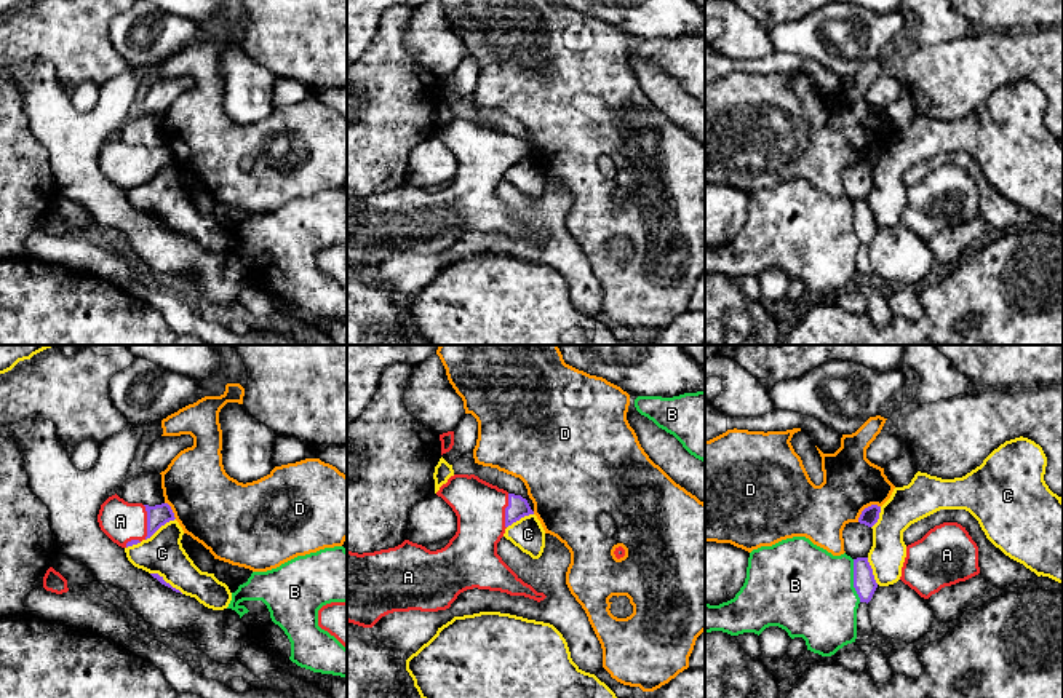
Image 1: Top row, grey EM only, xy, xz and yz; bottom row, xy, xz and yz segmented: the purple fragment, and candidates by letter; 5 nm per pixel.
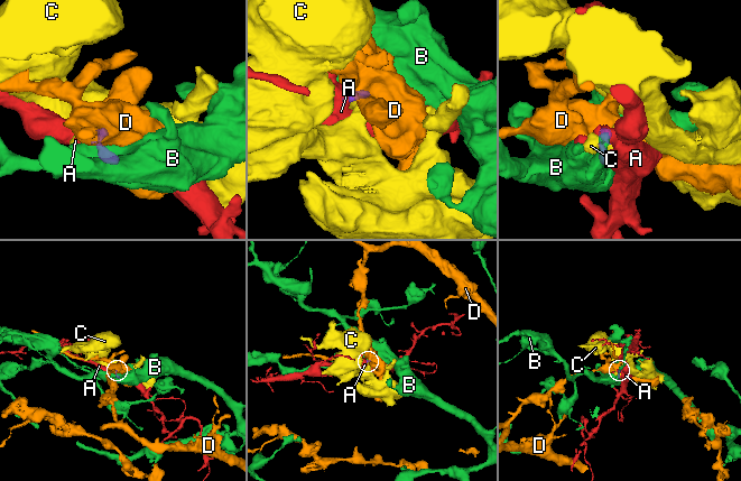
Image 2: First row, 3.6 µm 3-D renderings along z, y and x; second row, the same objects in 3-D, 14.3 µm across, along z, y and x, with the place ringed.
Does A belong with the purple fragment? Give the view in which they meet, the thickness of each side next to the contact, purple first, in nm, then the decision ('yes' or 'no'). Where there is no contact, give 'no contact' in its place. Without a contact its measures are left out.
meets purple in xy; 110 nm thick on the purple side, 200 nm on the other; yes

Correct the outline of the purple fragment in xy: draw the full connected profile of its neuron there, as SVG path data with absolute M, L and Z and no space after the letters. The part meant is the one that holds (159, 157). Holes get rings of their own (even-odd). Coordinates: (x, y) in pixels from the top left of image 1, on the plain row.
M117 136L101 147L98 157L101 173L121 190L150 180L161 168L174 161L168 145L155 149L128 145Z

